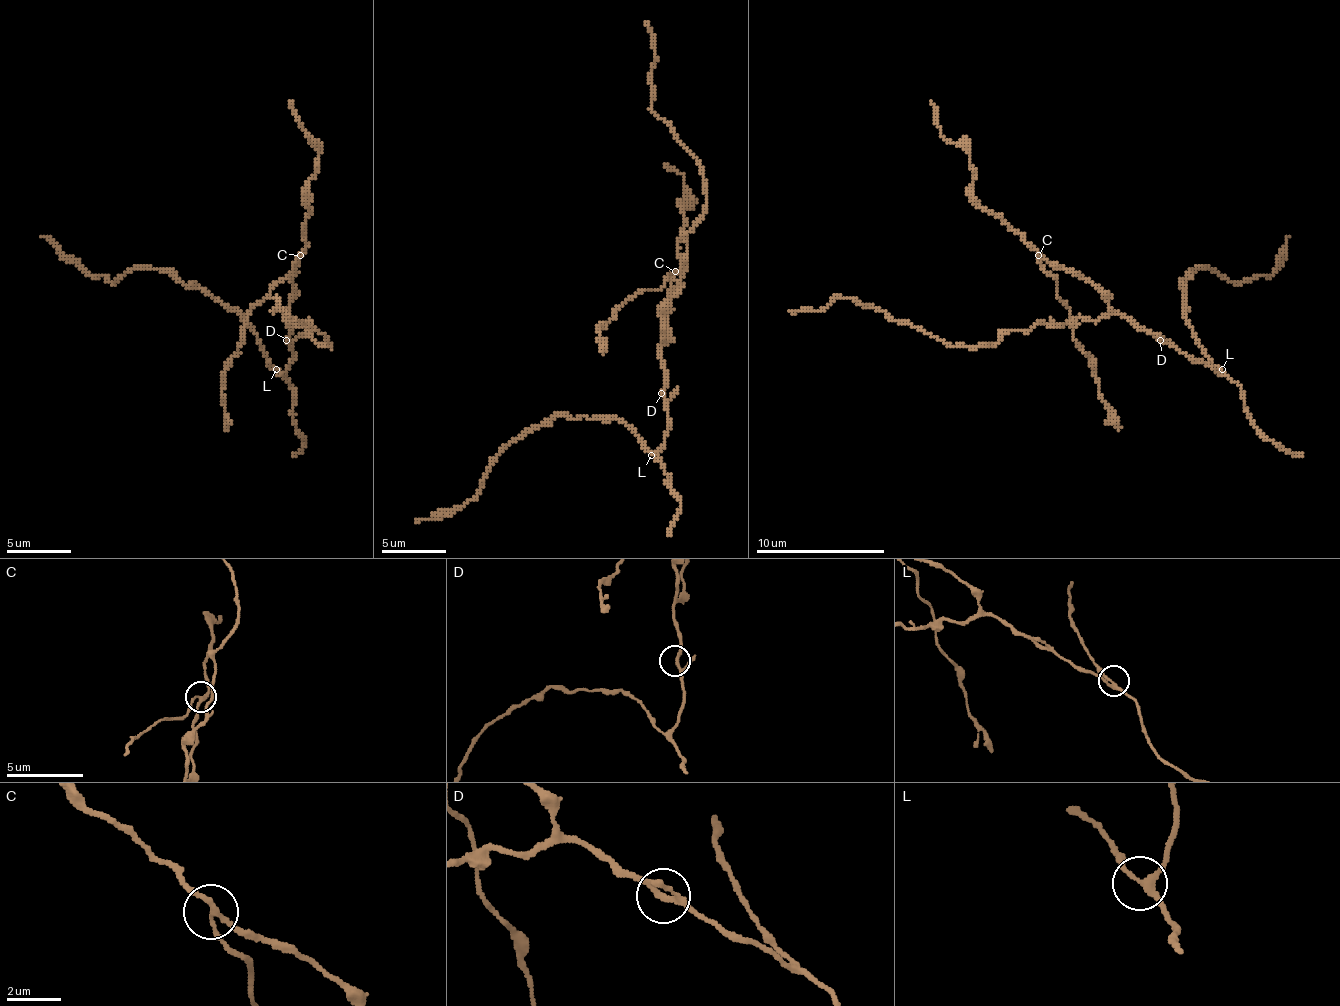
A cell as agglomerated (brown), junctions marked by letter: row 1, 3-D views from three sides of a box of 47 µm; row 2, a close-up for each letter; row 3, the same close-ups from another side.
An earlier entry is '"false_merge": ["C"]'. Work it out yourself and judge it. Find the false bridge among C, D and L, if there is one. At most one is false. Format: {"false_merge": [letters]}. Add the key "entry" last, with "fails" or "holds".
{"false_merge": ["C"], "entry": "holds"}

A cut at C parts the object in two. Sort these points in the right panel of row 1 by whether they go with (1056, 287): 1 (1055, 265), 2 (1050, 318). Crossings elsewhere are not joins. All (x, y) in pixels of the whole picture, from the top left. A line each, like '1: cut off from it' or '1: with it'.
1: cut off from it
2: cut off from it

